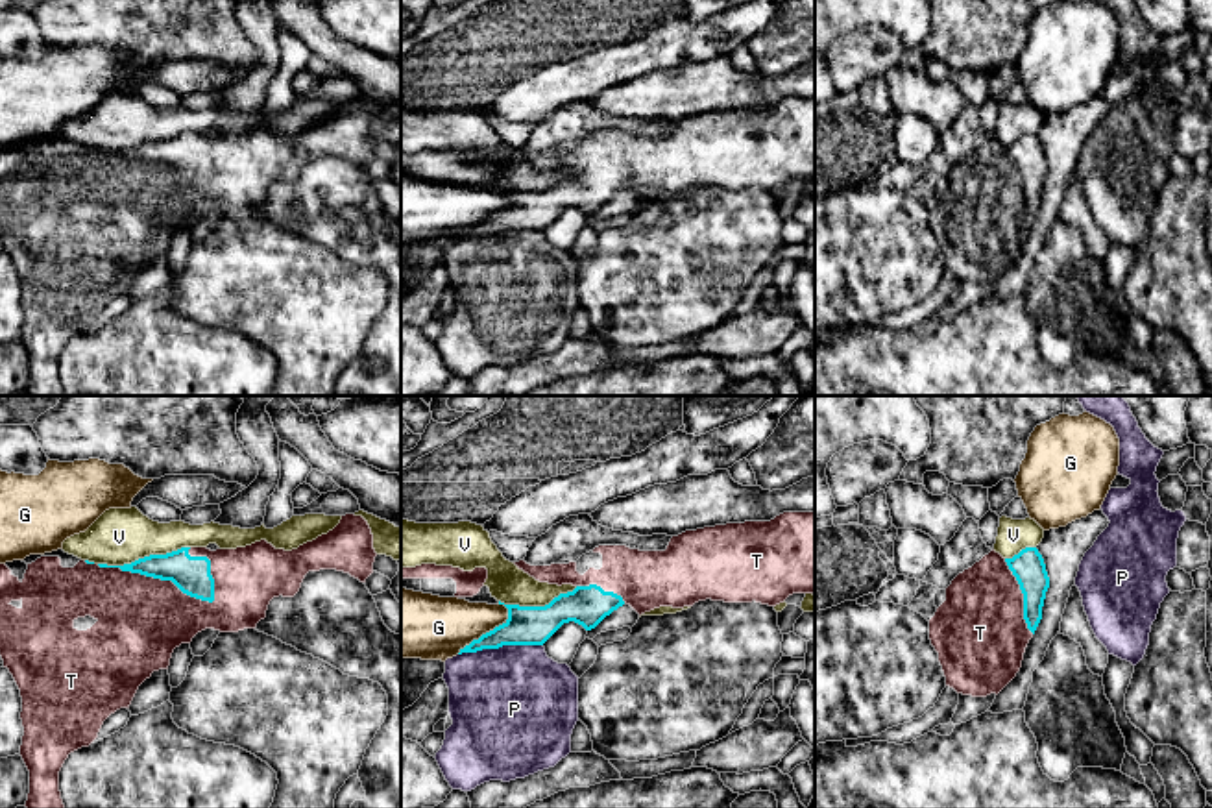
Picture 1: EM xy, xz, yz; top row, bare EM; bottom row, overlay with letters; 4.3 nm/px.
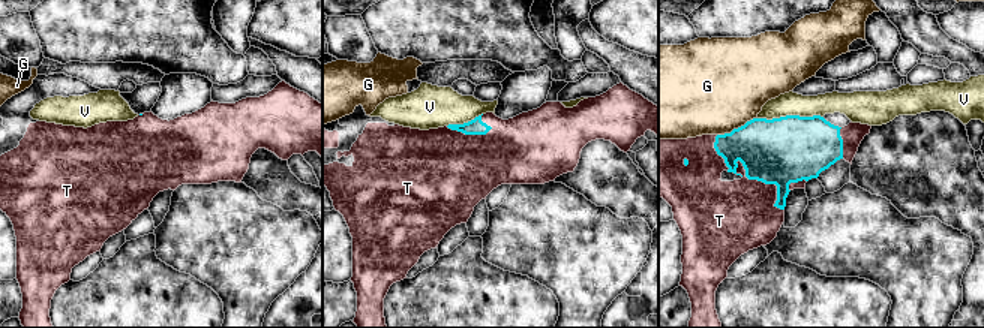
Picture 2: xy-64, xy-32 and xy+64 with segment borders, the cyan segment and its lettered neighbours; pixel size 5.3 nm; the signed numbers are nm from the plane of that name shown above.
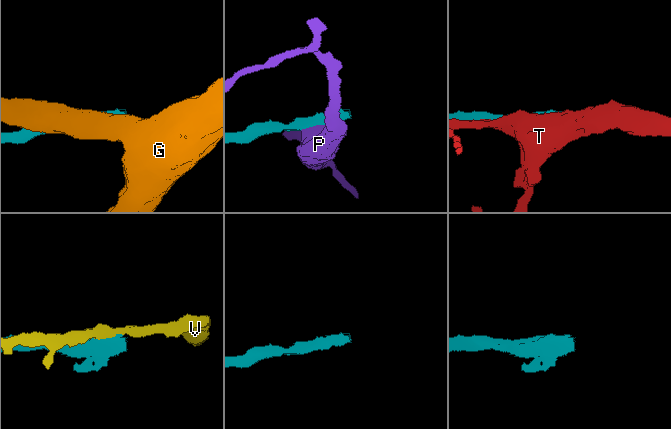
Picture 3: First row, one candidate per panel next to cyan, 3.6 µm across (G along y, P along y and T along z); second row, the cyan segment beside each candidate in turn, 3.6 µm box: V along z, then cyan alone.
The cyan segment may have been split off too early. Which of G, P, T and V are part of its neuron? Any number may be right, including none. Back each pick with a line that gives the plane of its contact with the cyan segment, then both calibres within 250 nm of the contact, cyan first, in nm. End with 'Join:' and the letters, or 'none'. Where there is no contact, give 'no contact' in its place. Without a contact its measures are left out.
T: meets cyan in xy; 160 nm thick on the cyan side, 380 nm on the other
Join: T

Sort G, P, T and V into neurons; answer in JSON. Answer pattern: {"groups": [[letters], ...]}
{"groups": [["G"], ["P"], ["T"], ["V"]]}

